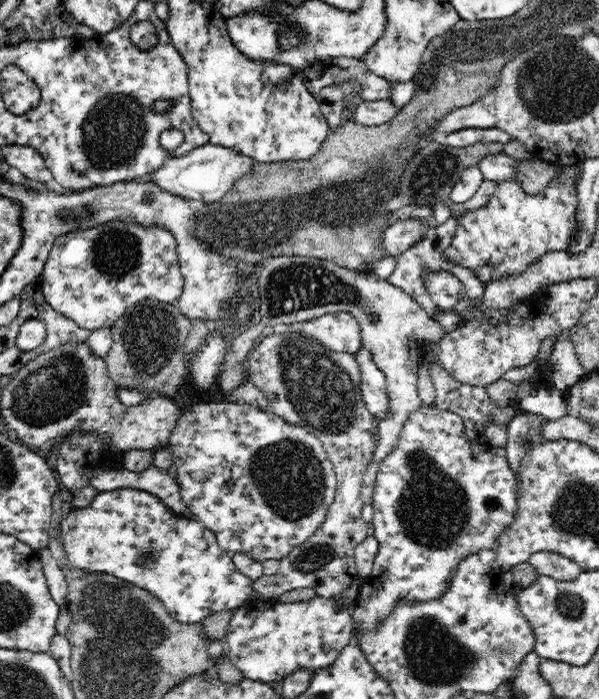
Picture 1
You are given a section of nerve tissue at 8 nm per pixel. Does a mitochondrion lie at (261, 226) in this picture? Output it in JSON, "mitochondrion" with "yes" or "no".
{"mitochondrion":"yes"}

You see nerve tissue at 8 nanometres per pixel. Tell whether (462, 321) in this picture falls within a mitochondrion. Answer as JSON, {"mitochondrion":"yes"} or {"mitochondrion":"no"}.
{"mitochondrion":"no"}

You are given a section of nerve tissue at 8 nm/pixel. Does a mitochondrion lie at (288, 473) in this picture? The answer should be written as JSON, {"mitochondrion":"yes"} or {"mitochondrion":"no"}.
{"mitochondrion":"yes"}

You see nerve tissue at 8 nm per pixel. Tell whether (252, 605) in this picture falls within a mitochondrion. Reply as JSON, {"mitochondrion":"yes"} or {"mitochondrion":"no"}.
{"mitochondrion":"no"}

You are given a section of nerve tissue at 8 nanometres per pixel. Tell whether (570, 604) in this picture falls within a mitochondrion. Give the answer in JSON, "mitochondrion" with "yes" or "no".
{"mitochondrion":"yes"}

